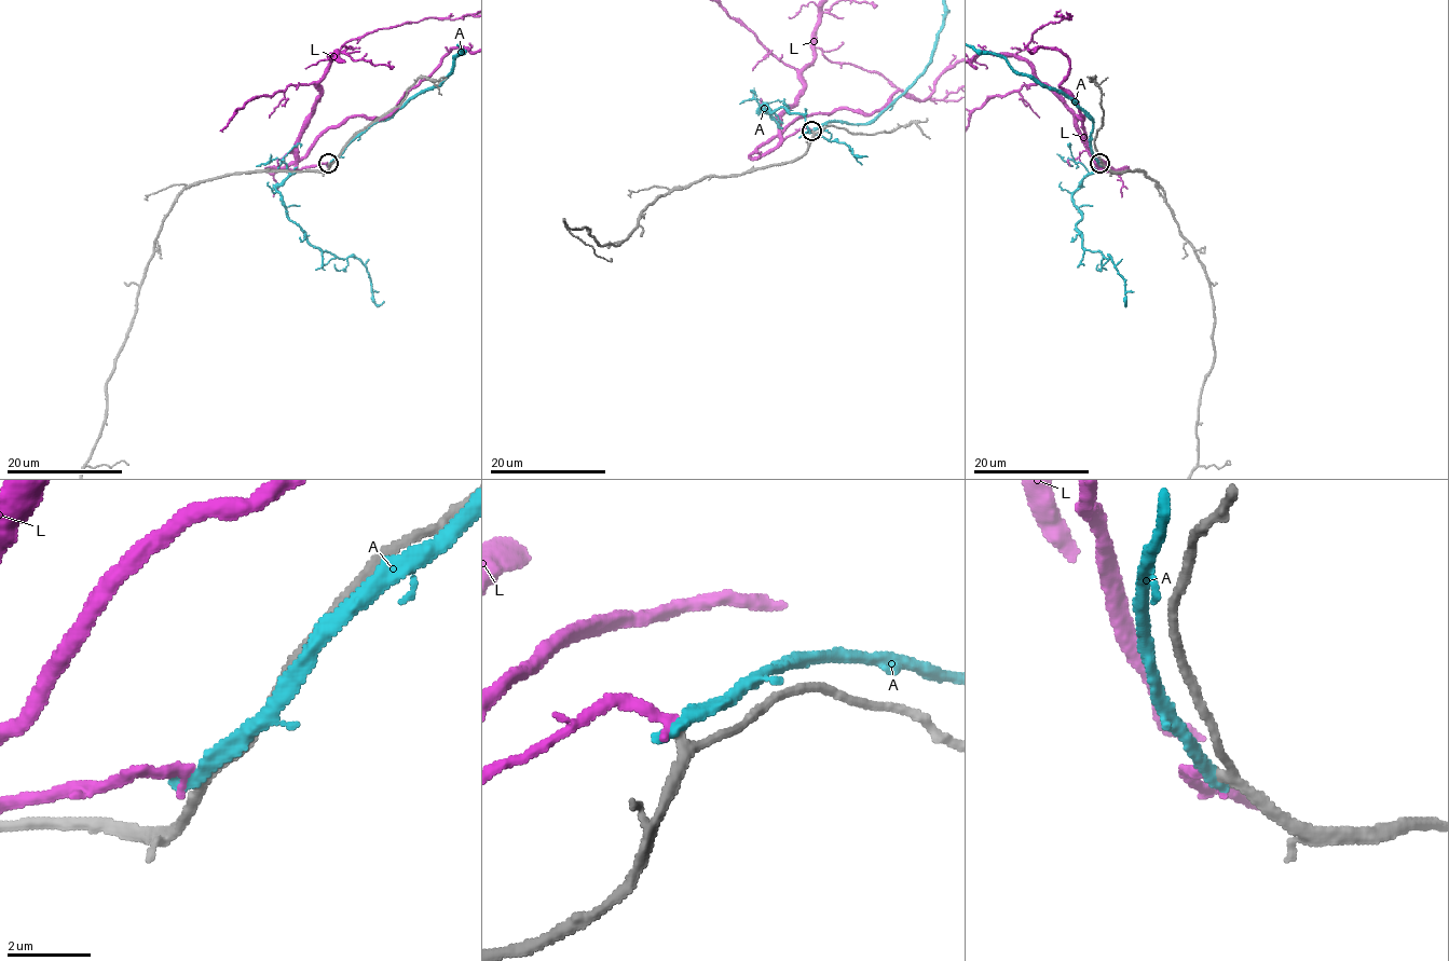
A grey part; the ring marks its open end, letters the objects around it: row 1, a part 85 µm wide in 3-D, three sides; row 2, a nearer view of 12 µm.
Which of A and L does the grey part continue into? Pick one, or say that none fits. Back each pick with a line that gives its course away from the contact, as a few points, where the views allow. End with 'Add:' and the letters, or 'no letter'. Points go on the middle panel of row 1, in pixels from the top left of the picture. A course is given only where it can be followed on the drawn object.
Add: L

